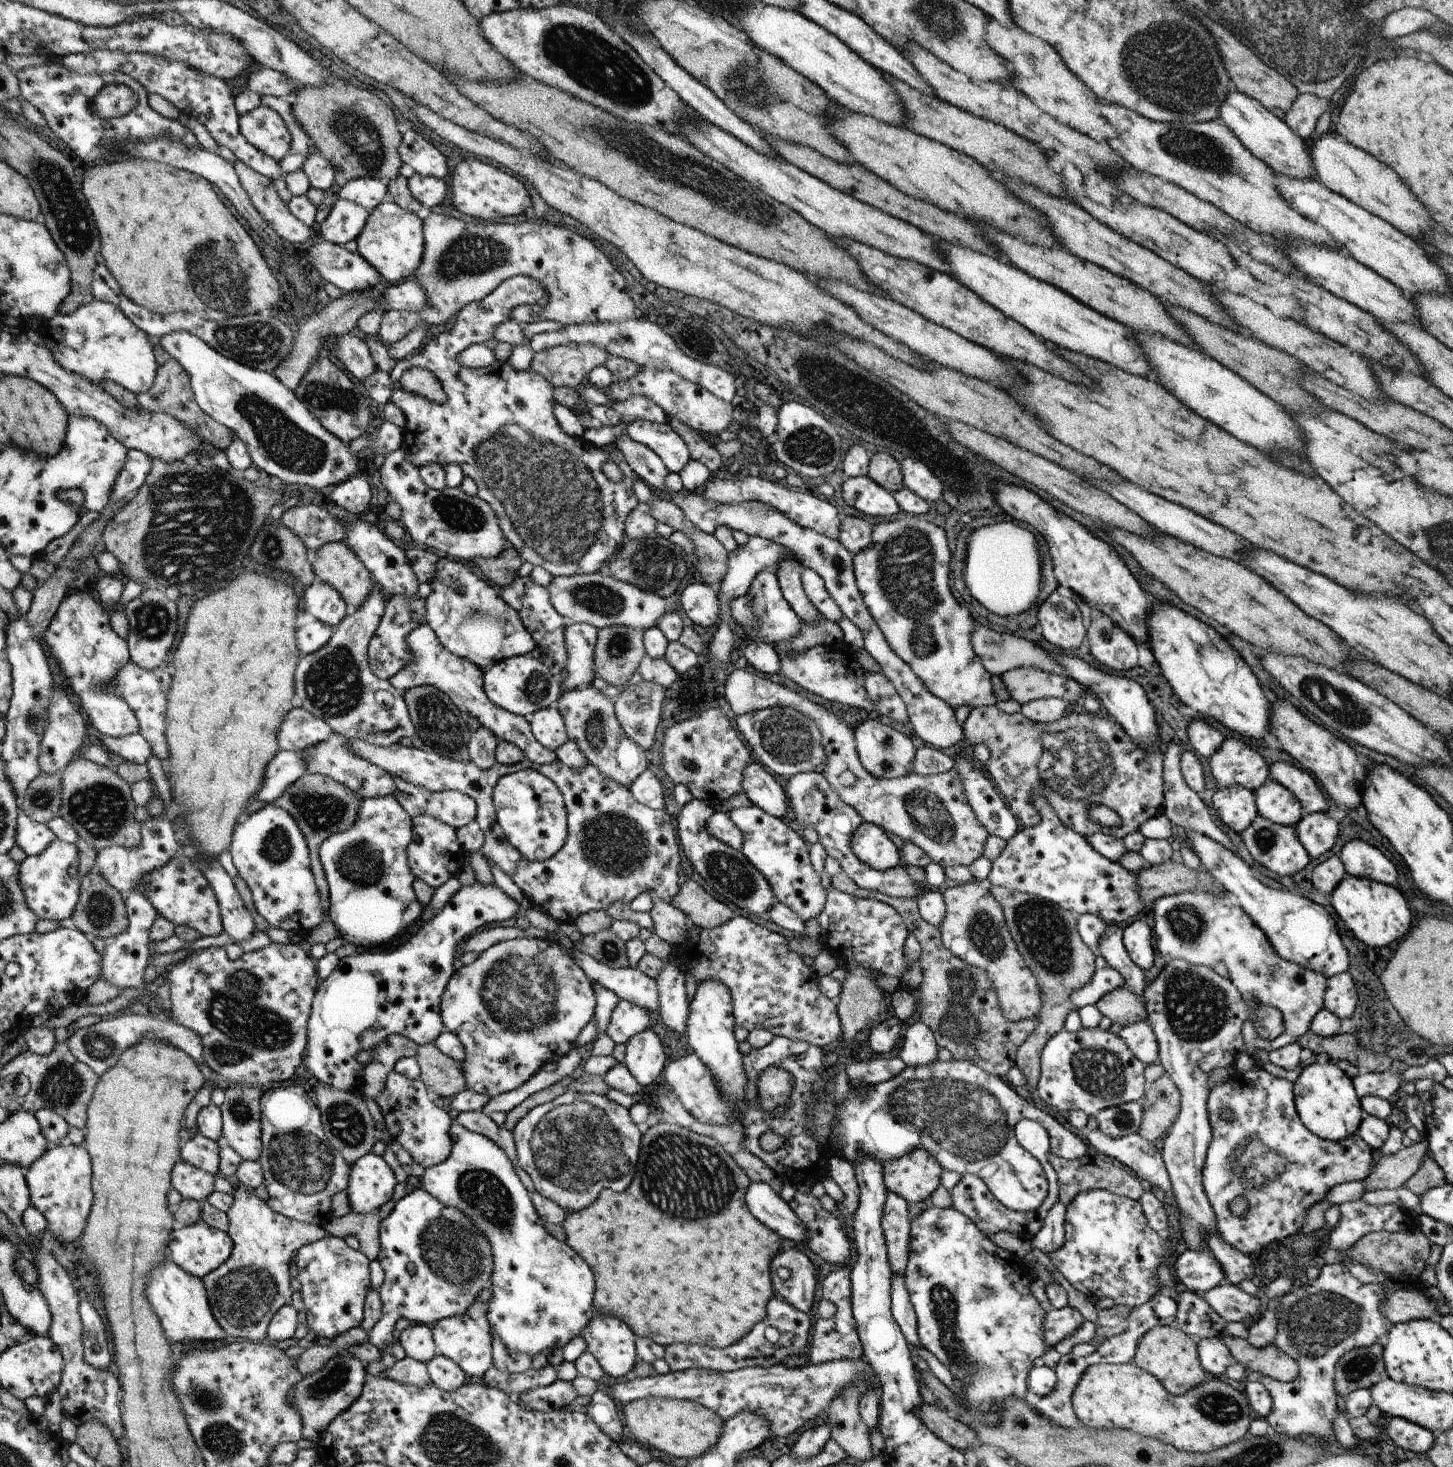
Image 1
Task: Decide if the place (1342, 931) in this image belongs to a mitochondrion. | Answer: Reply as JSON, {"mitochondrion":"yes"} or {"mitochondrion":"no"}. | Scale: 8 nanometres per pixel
{"mitochondrion":"no"}

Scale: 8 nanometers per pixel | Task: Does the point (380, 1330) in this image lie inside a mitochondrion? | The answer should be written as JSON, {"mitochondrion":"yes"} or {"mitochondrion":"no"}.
{"mitochondrion":"no"}

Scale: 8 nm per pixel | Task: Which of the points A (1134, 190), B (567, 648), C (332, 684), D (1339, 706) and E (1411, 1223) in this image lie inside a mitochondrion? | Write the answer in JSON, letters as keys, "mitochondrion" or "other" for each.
{"A":"other","B":"other","C":"mitochondrion","D":"mitochondrion","E":"other"}

